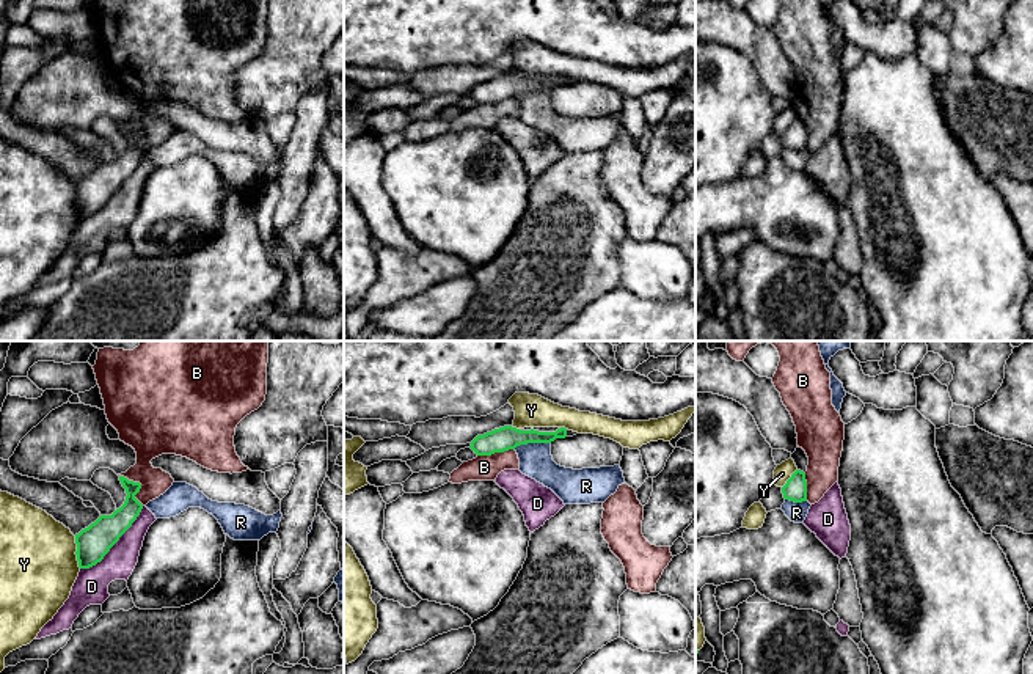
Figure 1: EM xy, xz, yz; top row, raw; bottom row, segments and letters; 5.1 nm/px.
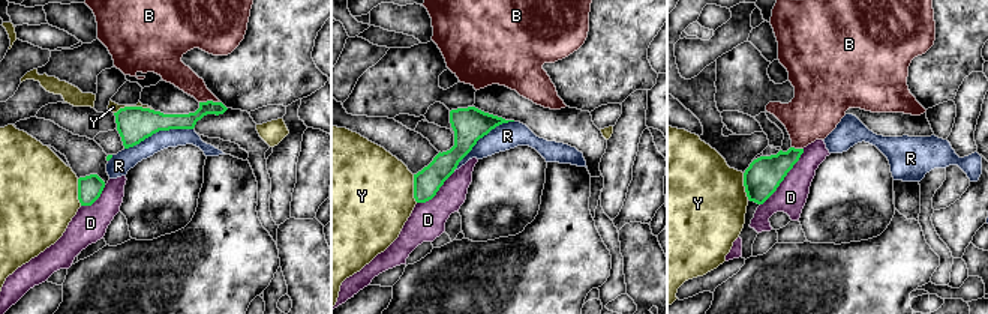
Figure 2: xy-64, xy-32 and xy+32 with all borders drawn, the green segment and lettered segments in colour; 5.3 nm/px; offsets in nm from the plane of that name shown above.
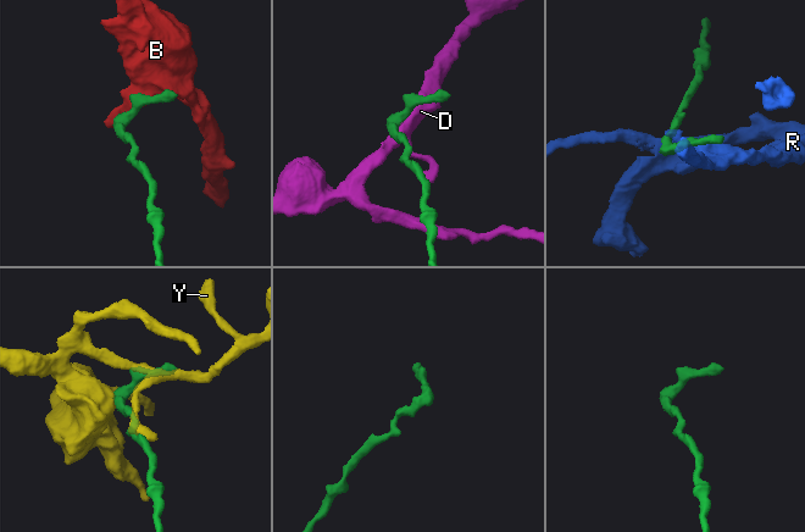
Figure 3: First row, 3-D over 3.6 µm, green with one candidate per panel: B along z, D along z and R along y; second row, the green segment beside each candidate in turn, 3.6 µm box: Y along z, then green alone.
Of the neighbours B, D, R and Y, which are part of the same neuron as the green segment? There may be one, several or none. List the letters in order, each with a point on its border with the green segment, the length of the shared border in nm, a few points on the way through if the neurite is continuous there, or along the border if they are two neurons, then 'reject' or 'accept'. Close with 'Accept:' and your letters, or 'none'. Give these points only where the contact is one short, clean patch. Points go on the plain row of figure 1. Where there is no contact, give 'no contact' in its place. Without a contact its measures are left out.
B: xy (140, 132) | 200 nm | reject
D: xy (115, 190) | 460 nm | reject
R: xz (531, 90) | 190 nm | along xz (550, 90), (528, 90), (514, 96) | reject
Y: xy (76, 200) | 170 nm | reject
Accept: none

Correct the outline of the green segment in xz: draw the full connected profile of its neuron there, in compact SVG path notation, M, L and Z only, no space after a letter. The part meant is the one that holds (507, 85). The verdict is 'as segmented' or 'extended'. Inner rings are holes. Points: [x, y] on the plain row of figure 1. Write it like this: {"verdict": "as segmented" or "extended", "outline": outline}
{"verdict": "as segmented", "outline": "M504 74L499 77L495 77L491 80L487 80L484 83L477 83L471 90L471 97L477 104L491 104L495 101L504 101L509 97L515 97L520 93L527 91L551 91L556 86L565 86L567 77L560 75L556 80L538 80L538 79L520 79L512 74Z"}

